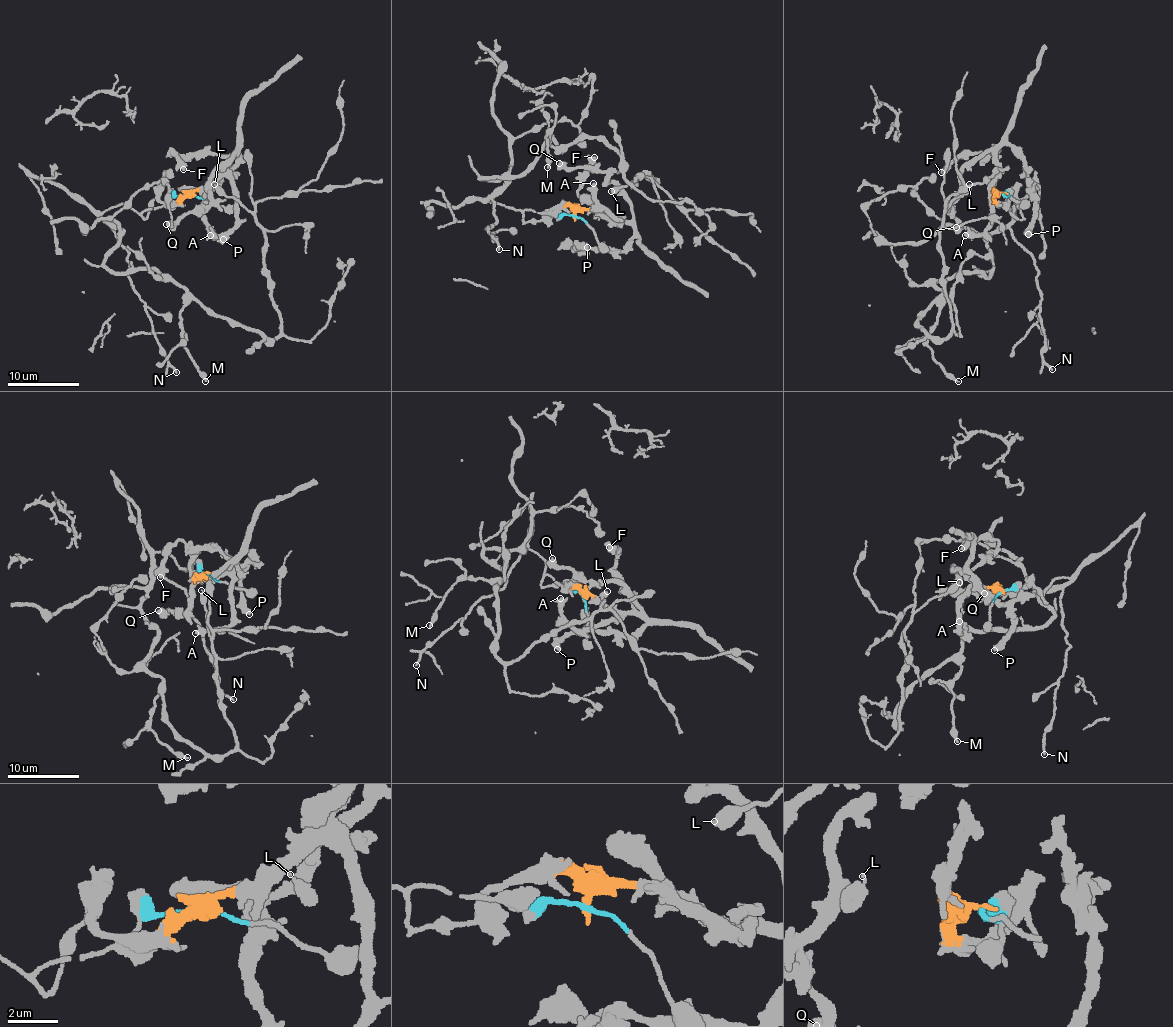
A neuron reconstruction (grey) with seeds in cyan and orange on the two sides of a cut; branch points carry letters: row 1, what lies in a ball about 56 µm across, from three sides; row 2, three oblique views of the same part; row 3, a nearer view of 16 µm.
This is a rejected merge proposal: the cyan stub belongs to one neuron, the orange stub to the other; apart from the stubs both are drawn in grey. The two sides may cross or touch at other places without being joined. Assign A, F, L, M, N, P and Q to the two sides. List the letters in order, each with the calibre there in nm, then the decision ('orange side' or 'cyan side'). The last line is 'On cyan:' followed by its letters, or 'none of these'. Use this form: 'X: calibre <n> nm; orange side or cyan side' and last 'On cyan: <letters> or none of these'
A: calibre 280 nm; orange side
F: calibre 420 nm; orange side
L: calibre 280 nm; cyan side
M: calibre 240 nm; cyan side
N: calibre 160 nm; cyan side
P: calibre 420 nm; orange side
Q: calibre 750 nm; orange side
On cyan: L, M, N

